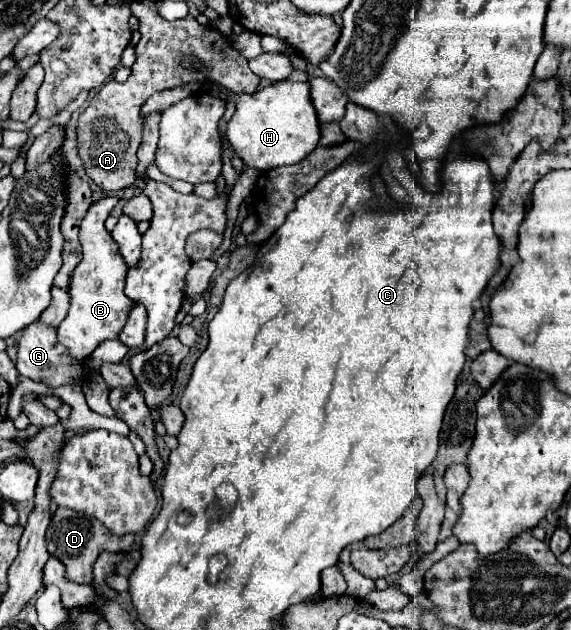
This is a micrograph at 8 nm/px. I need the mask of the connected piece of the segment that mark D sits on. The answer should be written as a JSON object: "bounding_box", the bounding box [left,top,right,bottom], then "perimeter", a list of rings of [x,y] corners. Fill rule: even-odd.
{"bounding_box":[46,507,134,585],"perimeter":[[[58,507],[54,511],[48,533],[46,533],[48,553],[52,557],[58,557],[66,565],[68,581],[74,581],[74,583],[80,583],[80,585],[90,585],[92,583],[92,565],[96,563],[96,559],[102,551],[116,551],[116,553],[128,551],[132,543],[134,543],[134,535],[116,537],[100,521],[96,521],[96,519],[84,515],[84,513],[64,509],[64,507]]]}

